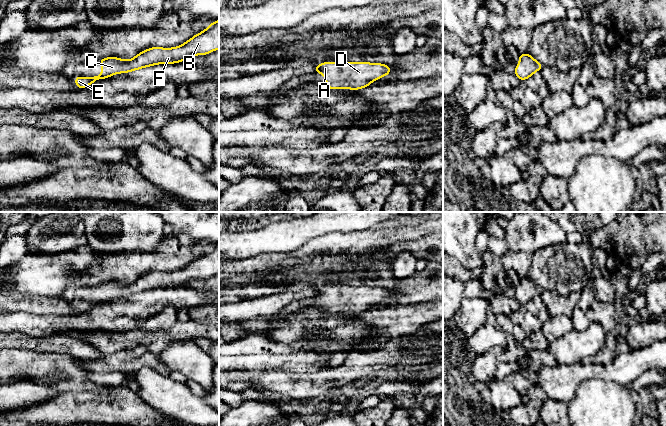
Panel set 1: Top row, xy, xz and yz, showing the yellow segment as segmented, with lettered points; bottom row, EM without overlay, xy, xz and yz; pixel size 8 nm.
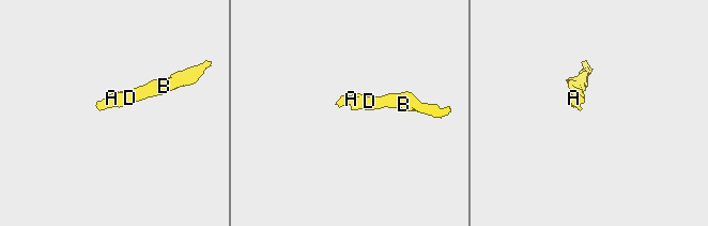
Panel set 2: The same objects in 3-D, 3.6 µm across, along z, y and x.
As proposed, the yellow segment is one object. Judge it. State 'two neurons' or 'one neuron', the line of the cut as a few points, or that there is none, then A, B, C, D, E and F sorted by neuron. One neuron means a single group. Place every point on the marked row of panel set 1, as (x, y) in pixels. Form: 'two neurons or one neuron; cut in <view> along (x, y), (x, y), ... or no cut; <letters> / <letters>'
one neuron; no cut; A B C D E F

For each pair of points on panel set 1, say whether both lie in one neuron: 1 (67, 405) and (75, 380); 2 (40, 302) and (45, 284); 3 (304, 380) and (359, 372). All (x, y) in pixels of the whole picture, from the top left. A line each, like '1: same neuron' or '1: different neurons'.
1: different neurons
2: different neurons
3: same neuron

